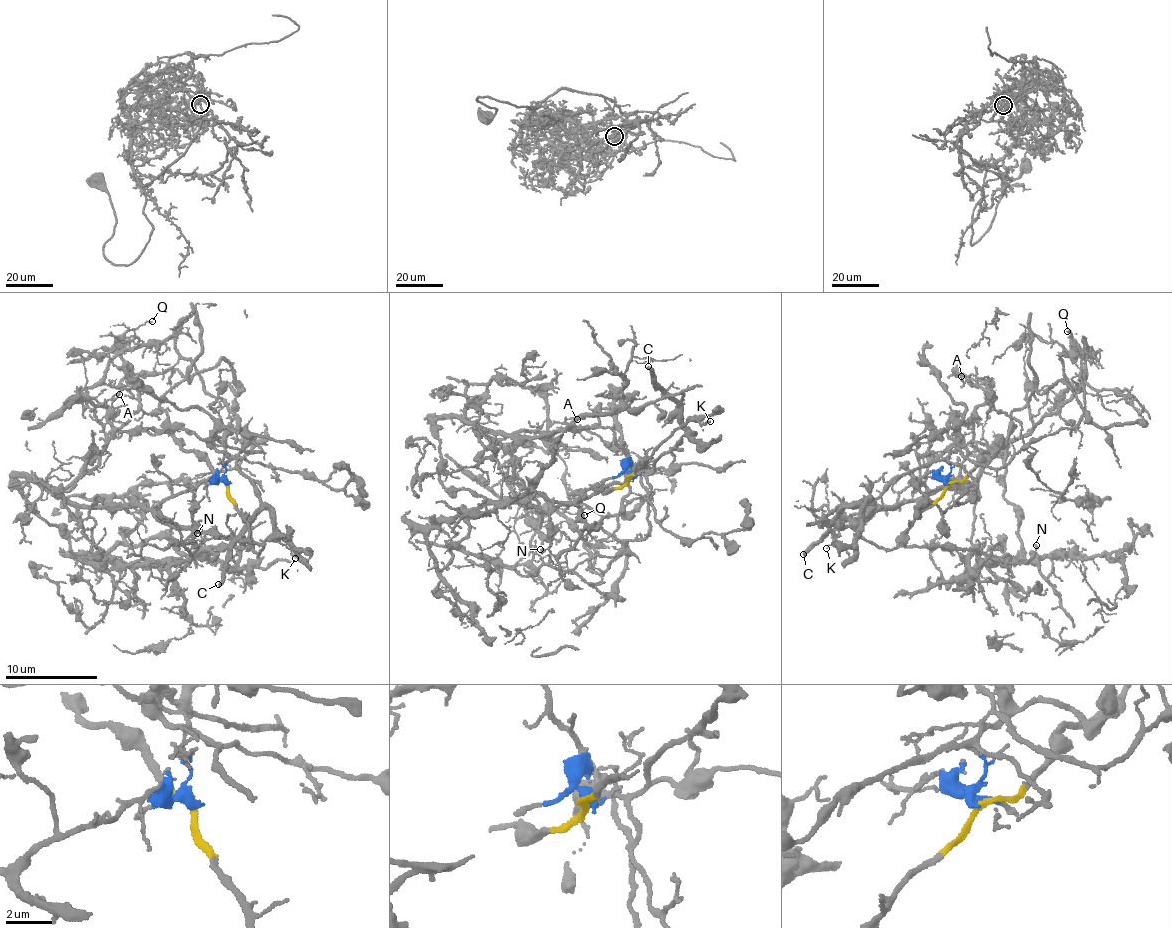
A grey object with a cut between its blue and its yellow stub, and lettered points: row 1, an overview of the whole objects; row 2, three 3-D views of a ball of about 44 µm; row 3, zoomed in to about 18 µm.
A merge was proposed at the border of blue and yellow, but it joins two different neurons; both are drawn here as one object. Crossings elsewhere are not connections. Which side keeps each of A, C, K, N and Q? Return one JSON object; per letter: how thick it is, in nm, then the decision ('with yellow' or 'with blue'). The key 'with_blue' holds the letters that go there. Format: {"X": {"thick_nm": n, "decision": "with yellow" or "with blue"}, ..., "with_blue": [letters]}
{"A": {"thick_nm": 130, "decision": "with blue"}, "C": {"thick_nm": 320, "decision": "with blue"}, "K": {"thick_nm": 100, "decision": "with yellow"}, "N": {"thick_nm": 120, "decision": "with yellow"}, "Q": {"thick_nm": 90, "decision": "with blue"}, "with_blue": ["A", "C", "Q"]}

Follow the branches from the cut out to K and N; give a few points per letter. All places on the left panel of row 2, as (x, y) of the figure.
K: (227, 485), (255, 551), (258, 554), (267, 538), (279, 540), (296, 558)
N: (227, 485), (248, 528), (249, 549), (214, 546), (199, 548), (196, 553), (211, 552), (197, 532)

